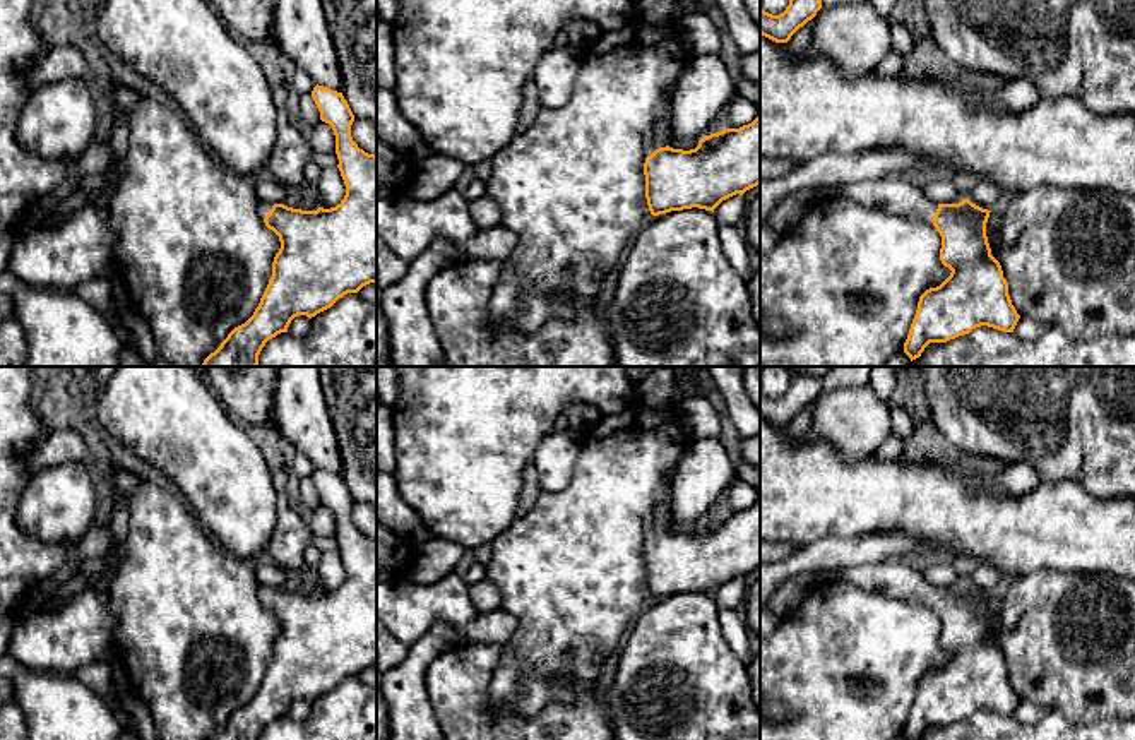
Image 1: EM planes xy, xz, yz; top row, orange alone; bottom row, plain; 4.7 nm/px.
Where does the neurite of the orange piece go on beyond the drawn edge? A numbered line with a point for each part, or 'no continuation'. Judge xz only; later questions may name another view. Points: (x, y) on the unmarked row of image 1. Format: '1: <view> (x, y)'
1: xz (658, 521)

